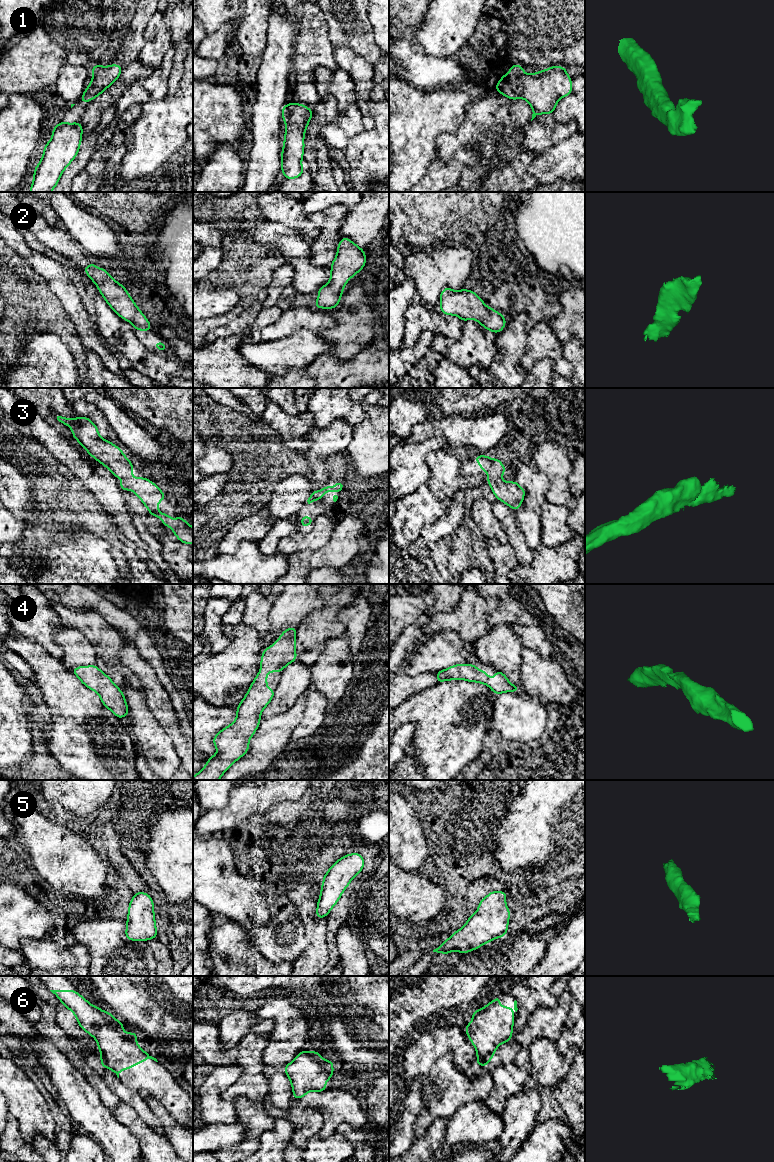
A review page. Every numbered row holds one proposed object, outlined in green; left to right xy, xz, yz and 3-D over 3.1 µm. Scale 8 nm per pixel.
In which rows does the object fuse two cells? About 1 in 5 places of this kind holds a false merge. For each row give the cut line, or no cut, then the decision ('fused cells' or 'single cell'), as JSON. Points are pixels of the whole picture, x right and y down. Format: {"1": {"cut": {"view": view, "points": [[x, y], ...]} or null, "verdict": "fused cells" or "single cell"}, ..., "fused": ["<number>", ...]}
{"1": {"cut": null, "verdict": "single cell"}, "2": {"cut": null, "verdict": "single cell"}, "3": {"cut": null, "verdict": "single cell"}, "4": {"cut": null, "verdict": "single cell"}, "5": {"cut": null, "verdict": "single cell"}, "6": {"cut": null, "verdict": "single cell"}, "fused": []}

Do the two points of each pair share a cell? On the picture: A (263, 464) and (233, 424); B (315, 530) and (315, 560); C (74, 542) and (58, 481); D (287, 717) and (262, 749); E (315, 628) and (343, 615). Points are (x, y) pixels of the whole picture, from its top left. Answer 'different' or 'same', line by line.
A: different
B: different
C: different
D: same
E: different

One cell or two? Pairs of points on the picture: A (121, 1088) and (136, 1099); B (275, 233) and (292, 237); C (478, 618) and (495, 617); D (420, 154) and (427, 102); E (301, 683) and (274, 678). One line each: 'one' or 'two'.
A: one
B: one
C: two
D: one
E: two

